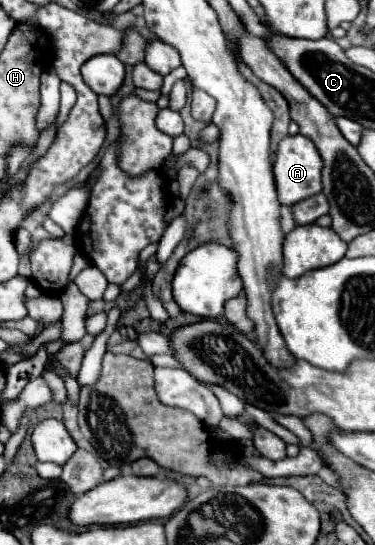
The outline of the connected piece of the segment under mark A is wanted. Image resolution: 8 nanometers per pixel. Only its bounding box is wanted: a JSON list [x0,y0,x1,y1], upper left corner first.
[274,133,322,205]

